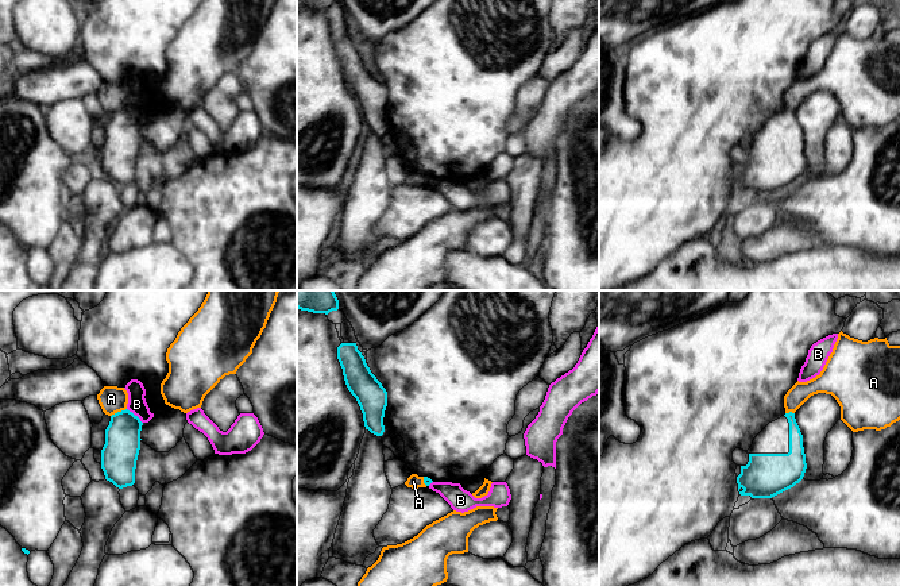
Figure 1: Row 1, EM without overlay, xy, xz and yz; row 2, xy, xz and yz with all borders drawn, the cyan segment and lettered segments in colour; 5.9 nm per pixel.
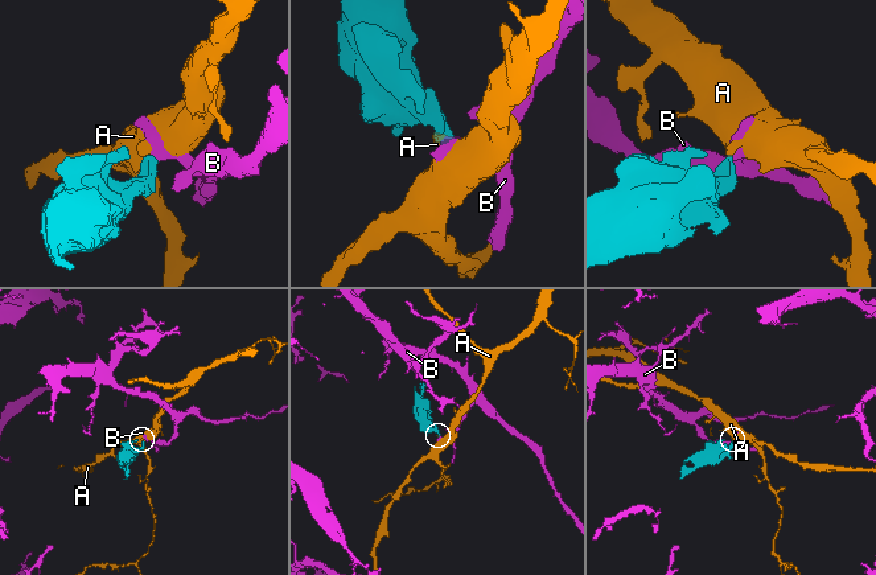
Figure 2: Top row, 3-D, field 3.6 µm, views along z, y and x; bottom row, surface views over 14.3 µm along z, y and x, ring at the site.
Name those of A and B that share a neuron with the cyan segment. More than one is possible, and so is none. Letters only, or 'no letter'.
no letter

